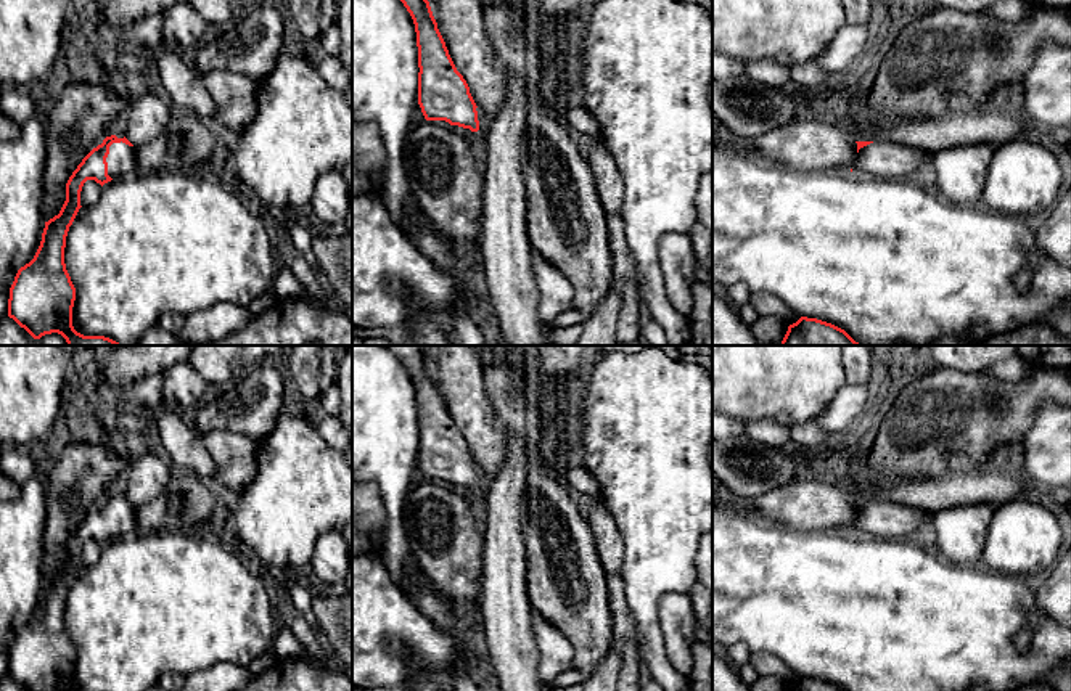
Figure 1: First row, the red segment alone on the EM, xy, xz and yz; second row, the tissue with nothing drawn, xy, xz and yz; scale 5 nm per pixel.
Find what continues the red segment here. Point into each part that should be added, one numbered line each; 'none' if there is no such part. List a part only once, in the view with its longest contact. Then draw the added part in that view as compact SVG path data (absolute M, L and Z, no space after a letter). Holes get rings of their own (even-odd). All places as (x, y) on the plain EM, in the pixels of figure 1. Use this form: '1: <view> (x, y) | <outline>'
1: xy (121, 521) | M113 503L106 517L108 535L117 538L137 532L135 508L125 503Z

